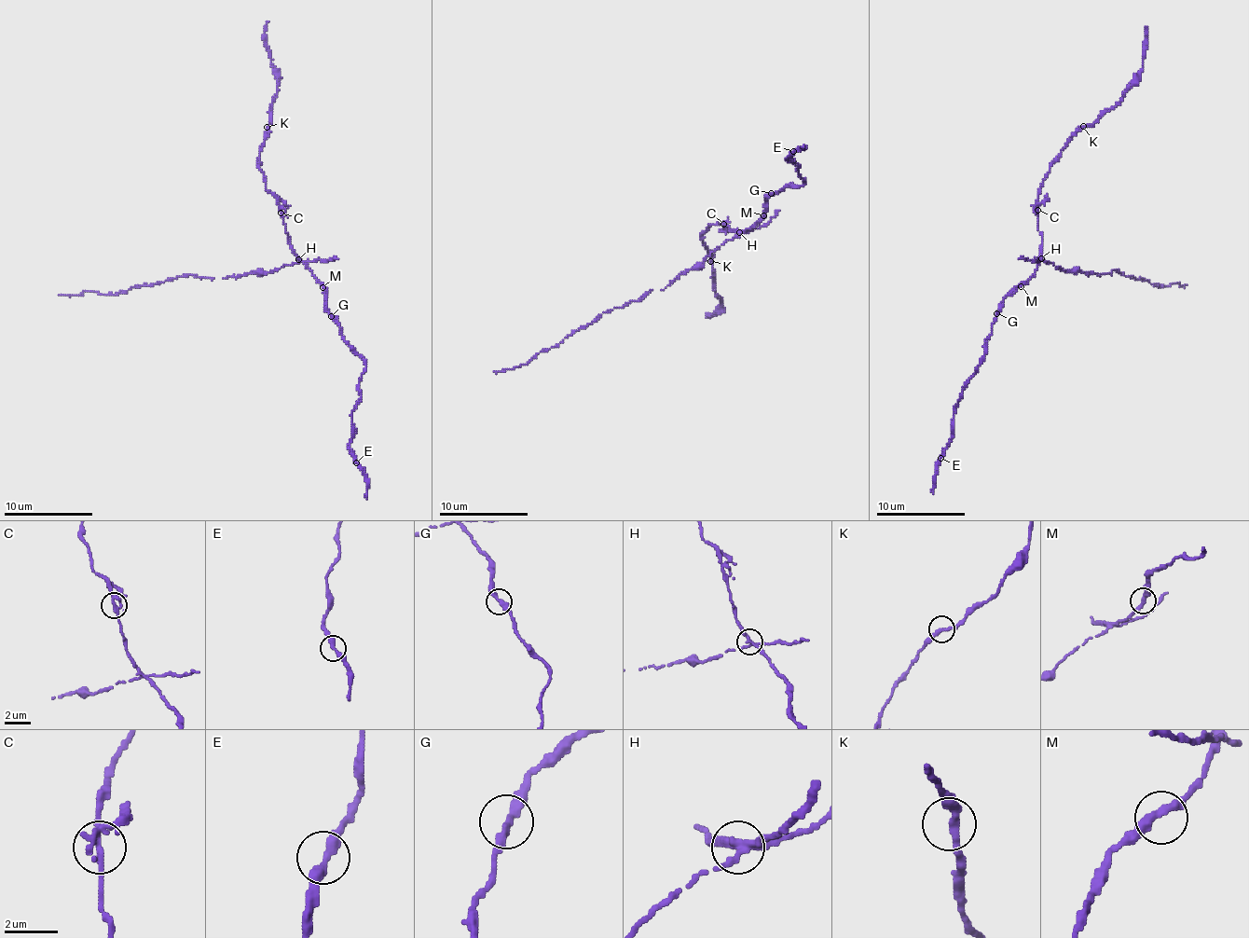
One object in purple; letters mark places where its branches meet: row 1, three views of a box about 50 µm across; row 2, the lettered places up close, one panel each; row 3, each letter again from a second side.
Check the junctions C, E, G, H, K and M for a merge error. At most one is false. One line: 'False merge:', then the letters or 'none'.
False merge: H

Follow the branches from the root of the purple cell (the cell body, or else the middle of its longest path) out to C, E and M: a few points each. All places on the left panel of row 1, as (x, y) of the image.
C: (299, 263), (290, 237), (285, 233), (281, 213)
E: (299, 263), (322, 285), (339, 334), (366, 364), (351, 413), (349, 451), (356, 462)
M: (299, 263), (301, 261), (322, 287)

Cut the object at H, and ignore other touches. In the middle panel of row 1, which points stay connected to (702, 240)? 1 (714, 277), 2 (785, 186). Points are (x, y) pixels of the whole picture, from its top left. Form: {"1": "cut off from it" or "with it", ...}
{"1": "with it", "2": "with it"}

